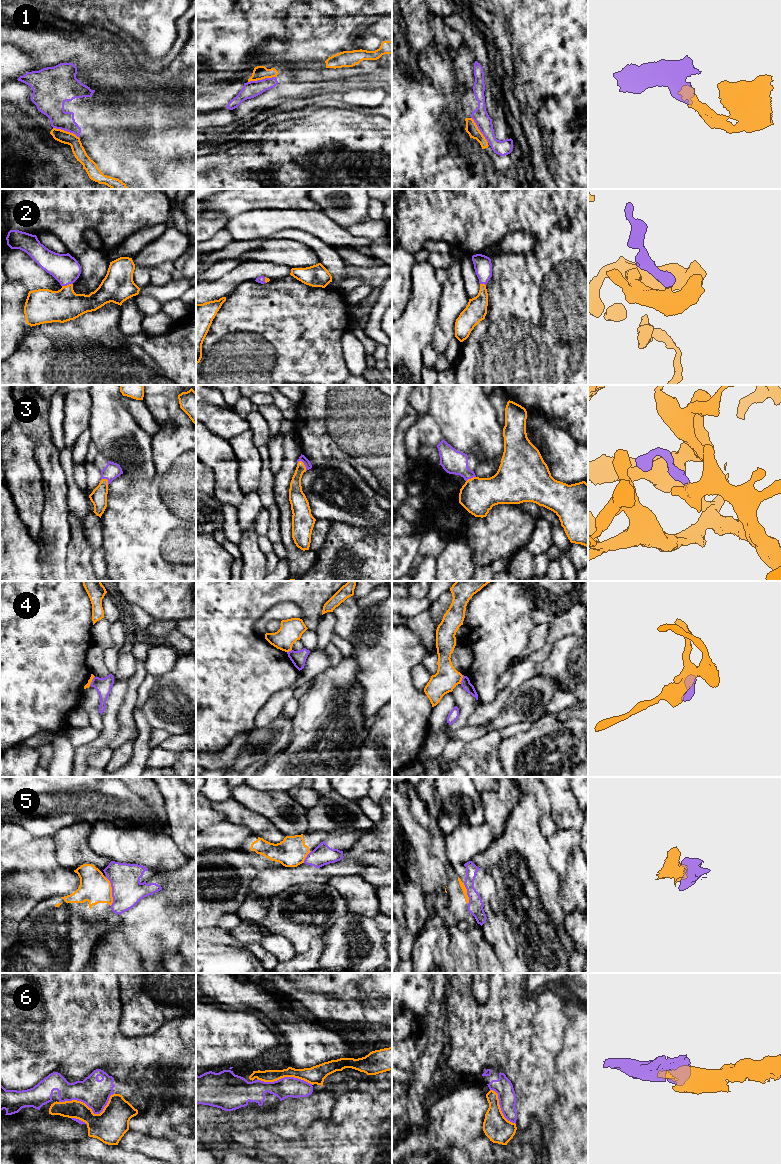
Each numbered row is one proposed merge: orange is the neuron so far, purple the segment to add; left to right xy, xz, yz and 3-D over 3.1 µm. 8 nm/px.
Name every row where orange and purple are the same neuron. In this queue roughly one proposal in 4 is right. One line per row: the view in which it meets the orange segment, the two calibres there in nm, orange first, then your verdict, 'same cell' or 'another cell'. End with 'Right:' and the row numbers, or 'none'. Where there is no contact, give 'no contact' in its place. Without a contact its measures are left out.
1: contact in xz; calibres 110 and 130 nm; another cell
2: contact in xy; calibres 280 and 220 nm; same cell
3: contact in xz; calibres 120 and 50 nm; same cell
4: contact in yz; calibres 190 and 80 nm; another cell
5: contact in xy; calibres 240 and 240 nm; another cell
6: contact in xy; calibres 260 and 220 nm; another cell
Right: 2, 3

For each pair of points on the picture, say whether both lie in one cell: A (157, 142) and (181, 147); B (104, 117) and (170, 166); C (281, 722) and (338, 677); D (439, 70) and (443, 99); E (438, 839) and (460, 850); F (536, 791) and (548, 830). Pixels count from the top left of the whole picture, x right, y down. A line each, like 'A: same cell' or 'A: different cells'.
A: same cell
B: same cell
C: different cells
D: same cell
E: different cells
F: same cell

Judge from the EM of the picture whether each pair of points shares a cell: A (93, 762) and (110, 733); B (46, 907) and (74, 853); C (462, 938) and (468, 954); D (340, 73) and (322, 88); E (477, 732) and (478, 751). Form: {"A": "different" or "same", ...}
{"A": "different", "B": "different", "C": "same", "D": "different", "E": "different"}

